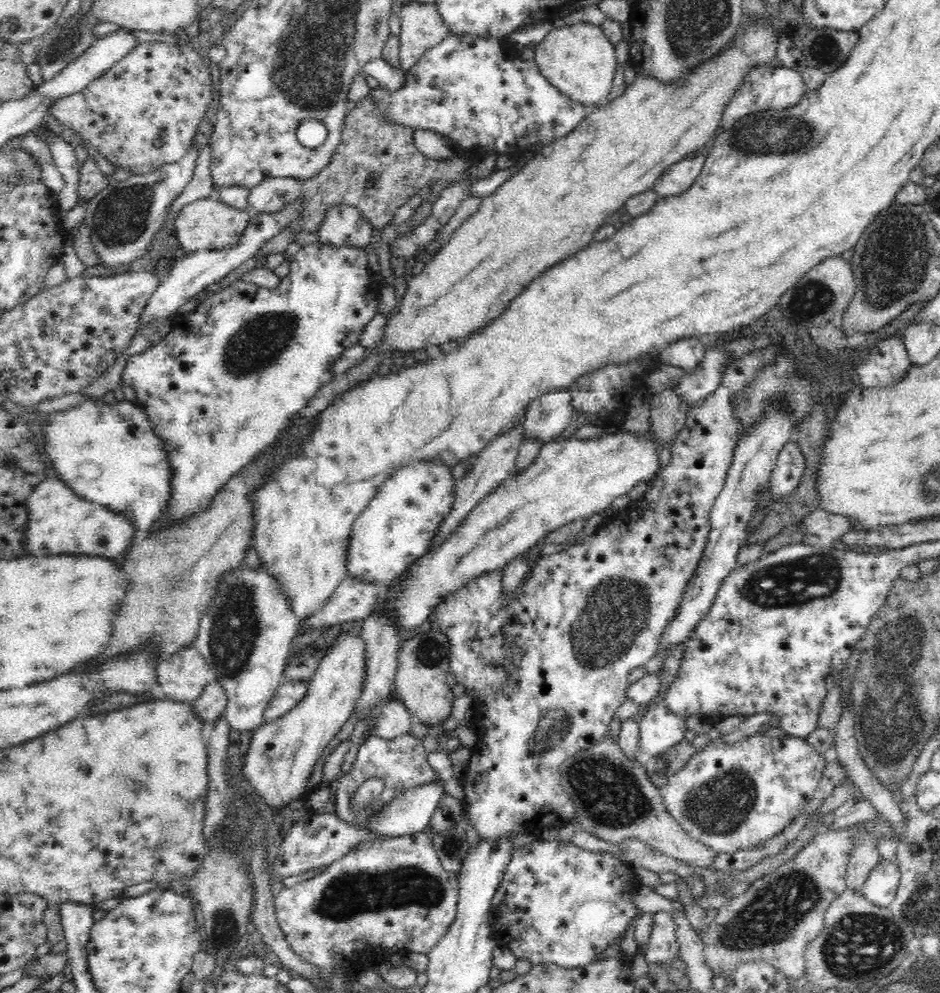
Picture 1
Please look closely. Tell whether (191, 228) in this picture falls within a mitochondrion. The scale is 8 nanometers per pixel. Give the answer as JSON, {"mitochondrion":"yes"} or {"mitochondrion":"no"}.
{"mitochondrion":"no"}

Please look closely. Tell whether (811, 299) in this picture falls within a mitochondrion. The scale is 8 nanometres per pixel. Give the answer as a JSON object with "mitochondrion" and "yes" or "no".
{"mitochondrion":"yes"}

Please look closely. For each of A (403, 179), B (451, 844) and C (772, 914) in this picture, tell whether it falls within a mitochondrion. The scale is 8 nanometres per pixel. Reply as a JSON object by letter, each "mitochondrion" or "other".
{"A":"mitochondrion","B":"mitochondrion","C":"mitochondrion"}

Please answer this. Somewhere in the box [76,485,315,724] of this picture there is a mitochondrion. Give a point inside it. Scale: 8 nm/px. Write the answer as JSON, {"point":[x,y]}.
{"point":[235,623]}

